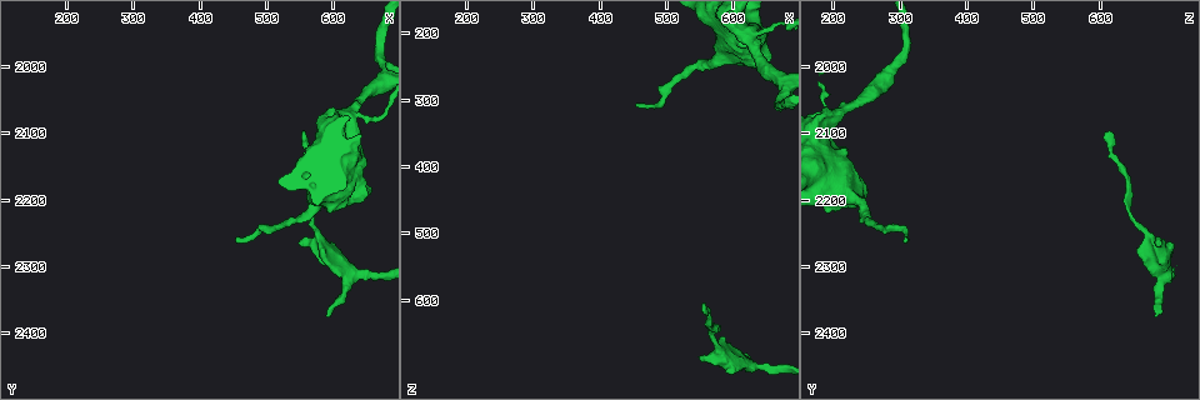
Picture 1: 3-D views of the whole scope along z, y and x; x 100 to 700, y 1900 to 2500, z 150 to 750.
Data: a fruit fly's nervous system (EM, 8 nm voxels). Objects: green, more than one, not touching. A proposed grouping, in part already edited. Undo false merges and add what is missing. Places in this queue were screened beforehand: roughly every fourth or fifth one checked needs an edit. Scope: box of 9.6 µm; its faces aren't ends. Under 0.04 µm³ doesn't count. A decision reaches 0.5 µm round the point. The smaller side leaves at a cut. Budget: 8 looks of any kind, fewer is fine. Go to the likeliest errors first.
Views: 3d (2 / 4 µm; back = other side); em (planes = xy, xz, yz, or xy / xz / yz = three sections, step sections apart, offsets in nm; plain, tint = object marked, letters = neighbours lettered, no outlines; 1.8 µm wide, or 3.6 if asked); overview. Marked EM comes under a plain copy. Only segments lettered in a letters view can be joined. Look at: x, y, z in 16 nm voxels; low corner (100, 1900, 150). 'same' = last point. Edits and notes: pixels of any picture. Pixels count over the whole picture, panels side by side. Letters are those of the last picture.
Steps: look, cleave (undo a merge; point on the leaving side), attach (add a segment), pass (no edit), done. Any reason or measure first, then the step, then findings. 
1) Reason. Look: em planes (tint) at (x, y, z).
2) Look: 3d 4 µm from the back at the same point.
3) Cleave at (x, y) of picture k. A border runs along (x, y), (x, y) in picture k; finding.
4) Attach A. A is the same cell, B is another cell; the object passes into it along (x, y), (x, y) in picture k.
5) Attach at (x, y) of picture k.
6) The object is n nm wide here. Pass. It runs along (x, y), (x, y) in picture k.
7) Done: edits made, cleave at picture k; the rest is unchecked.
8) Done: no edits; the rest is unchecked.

Branch stops here. Look: em yz step 16 (tint) at (590, 2380, 685).

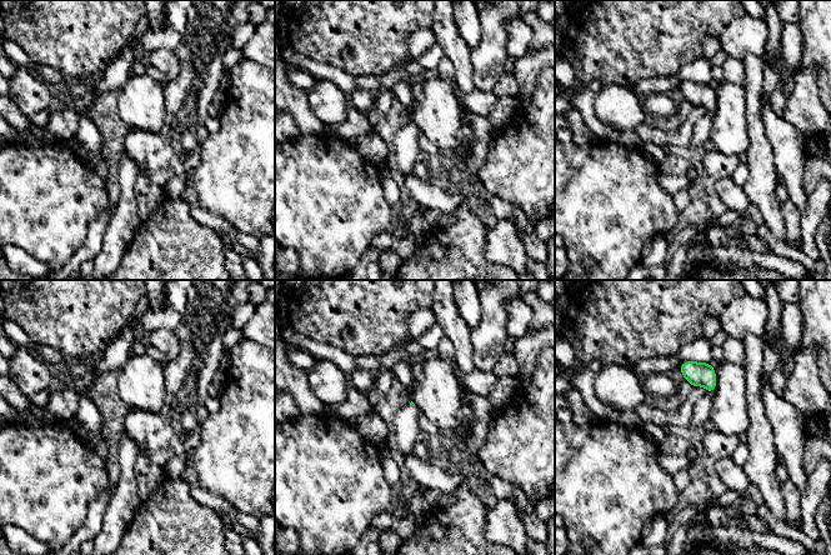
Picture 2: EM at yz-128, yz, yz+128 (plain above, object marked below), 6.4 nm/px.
Look: em planes (letters) at the same point.

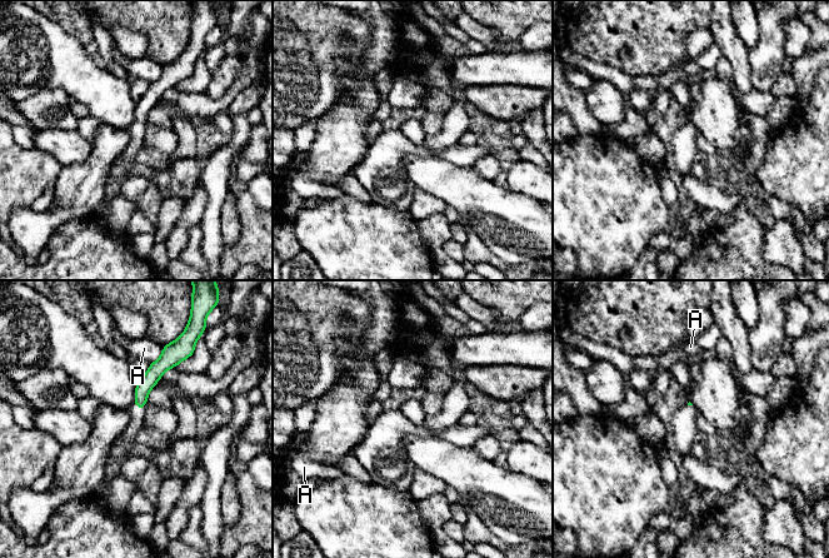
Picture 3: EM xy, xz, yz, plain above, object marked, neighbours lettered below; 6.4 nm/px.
Pass. A is another cell; it runs along (175, 359), (143, 387), (138, 404) in picture 3; no lettered segment goes on from it.

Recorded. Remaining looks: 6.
Branch stops here. Look: em xz step 4 (tint) at (550, 2265, 685).

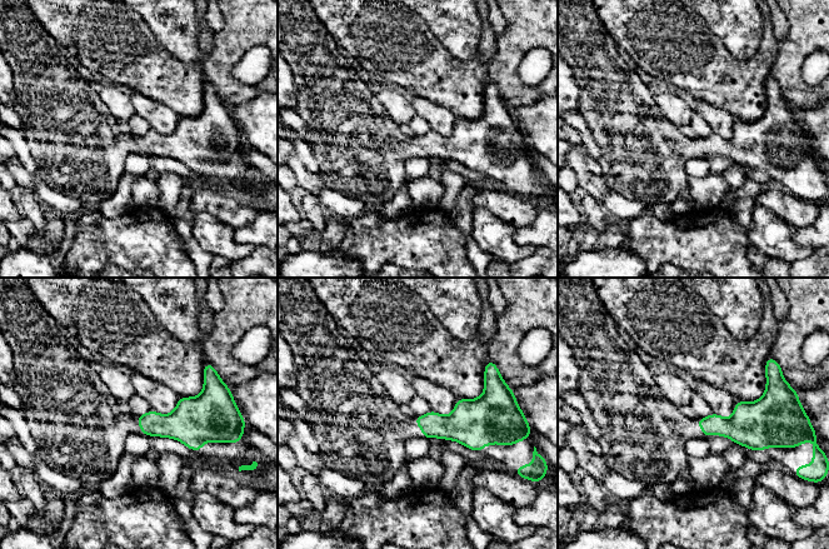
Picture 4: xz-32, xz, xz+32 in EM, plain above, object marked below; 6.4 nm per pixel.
Another direction. Look: em planes (letters) at the same point.

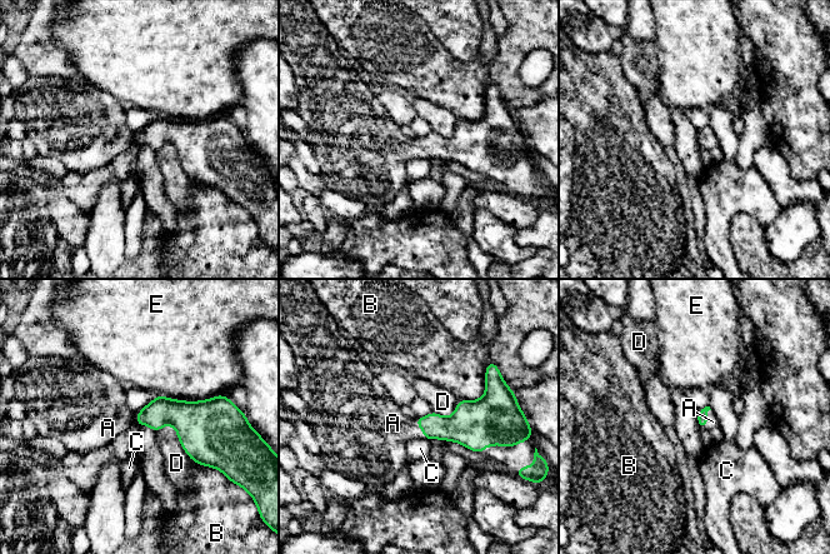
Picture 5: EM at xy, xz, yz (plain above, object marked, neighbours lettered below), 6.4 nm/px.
Attach A. A is the same cell, B, C, D and E are other cells; the object passes into it along (459, 427), (420, 428), (393, 423) in picture 5; the neuron continues.

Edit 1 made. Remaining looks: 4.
Look: overview.

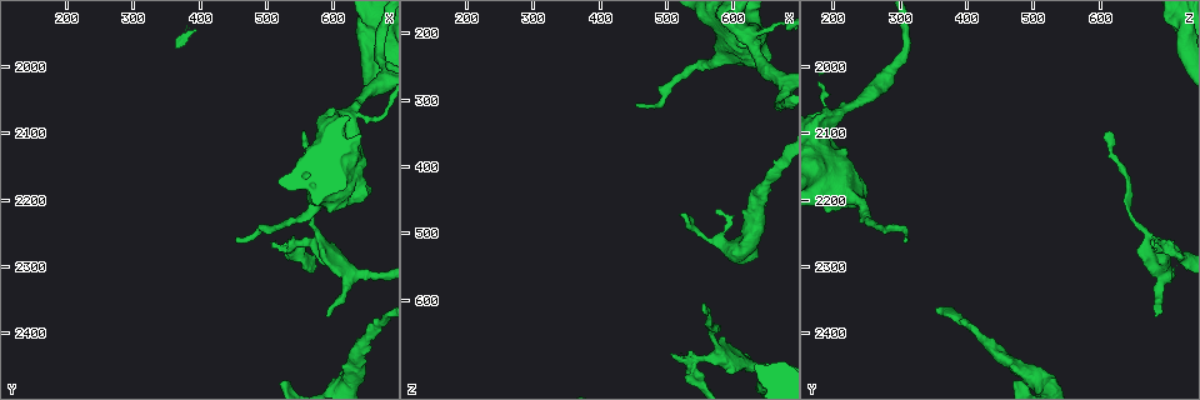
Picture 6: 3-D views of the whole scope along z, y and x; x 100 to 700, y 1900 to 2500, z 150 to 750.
Thick turns thin. Look: em 3.6 µm xz step 8 (tint) at (625, 2150, 205).

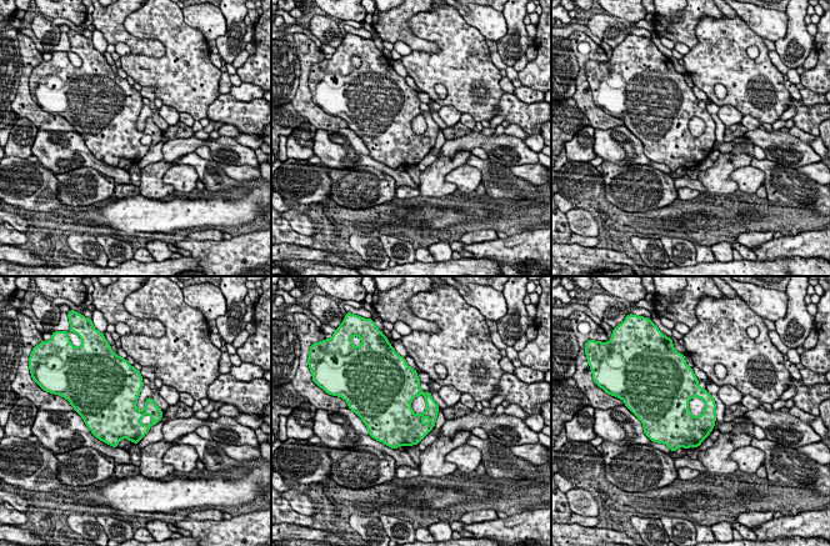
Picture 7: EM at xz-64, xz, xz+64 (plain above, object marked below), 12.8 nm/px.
See the neighbours. Look: em 3.6 µm xz step 8 (letters) at the same point.

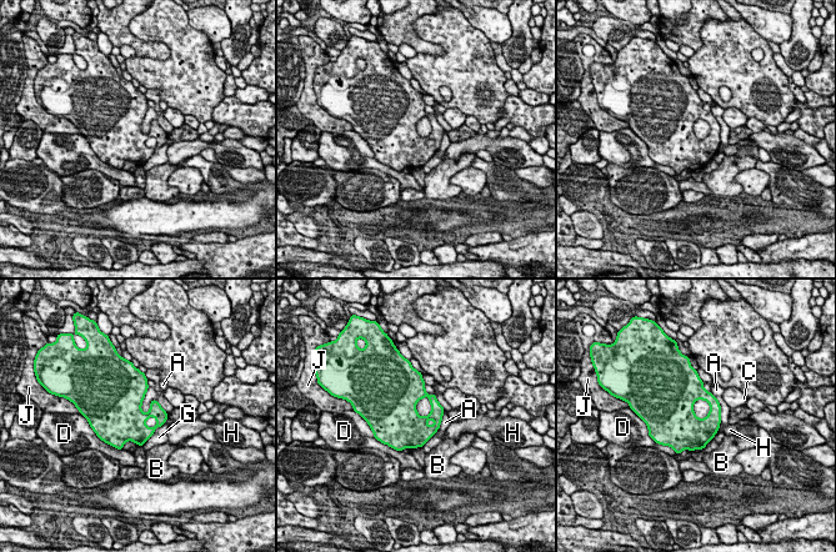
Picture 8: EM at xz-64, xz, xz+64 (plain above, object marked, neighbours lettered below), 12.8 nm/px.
Pass. A, B, C, D, G, H and J are other cells; a border runs along (168, 417), (143, 446) in picture 8; one neuron here.

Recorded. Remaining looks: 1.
Done: edits made, attach at picture 5; the rest is unchecked.

